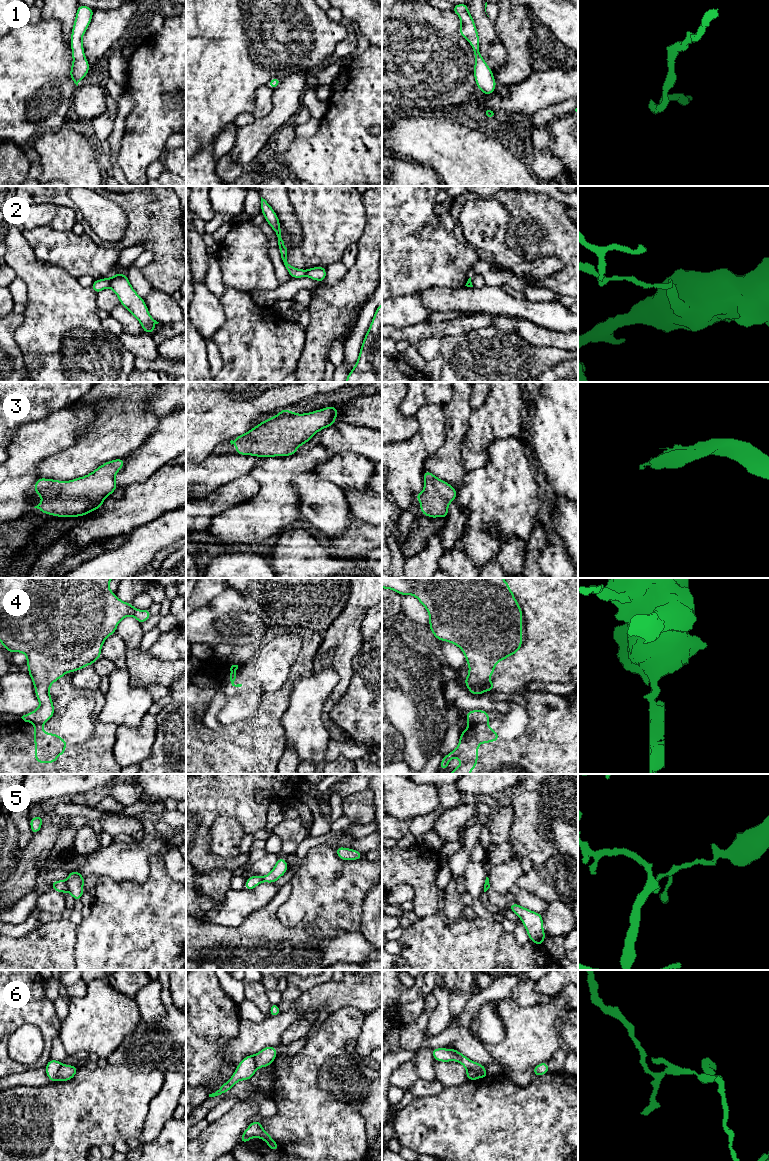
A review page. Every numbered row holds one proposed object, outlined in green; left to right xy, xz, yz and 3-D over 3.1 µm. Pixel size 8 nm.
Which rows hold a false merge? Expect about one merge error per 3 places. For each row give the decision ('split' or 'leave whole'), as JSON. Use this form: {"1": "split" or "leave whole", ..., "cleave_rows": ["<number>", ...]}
{"1": "leave whole", "2": "split", "3": "leave whole", "4": "split", "5": "split", "6": "split", "cleave_rows": ["2", "4", "5", "6"]}

